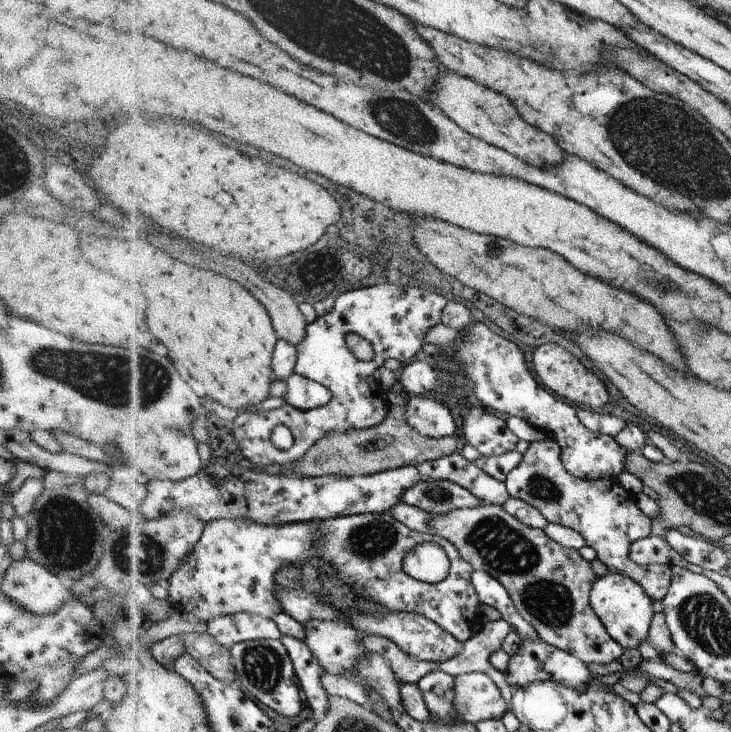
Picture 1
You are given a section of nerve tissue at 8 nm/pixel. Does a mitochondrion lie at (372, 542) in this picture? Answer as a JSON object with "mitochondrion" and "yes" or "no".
{"mitochondrion":"yes"}

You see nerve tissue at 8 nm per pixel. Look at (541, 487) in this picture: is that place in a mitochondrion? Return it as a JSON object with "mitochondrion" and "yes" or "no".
{"mitochondrion":"yes"}

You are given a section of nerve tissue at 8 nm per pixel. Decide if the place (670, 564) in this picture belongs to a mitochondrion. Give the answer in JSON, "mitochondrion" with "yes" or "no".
{"mitochondrion":"no"}

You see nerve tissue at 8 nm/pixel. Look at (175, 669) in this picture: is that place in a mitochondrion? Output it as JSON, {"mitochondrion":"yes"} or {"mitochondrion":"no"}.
{"mitochondrion":"no"}

